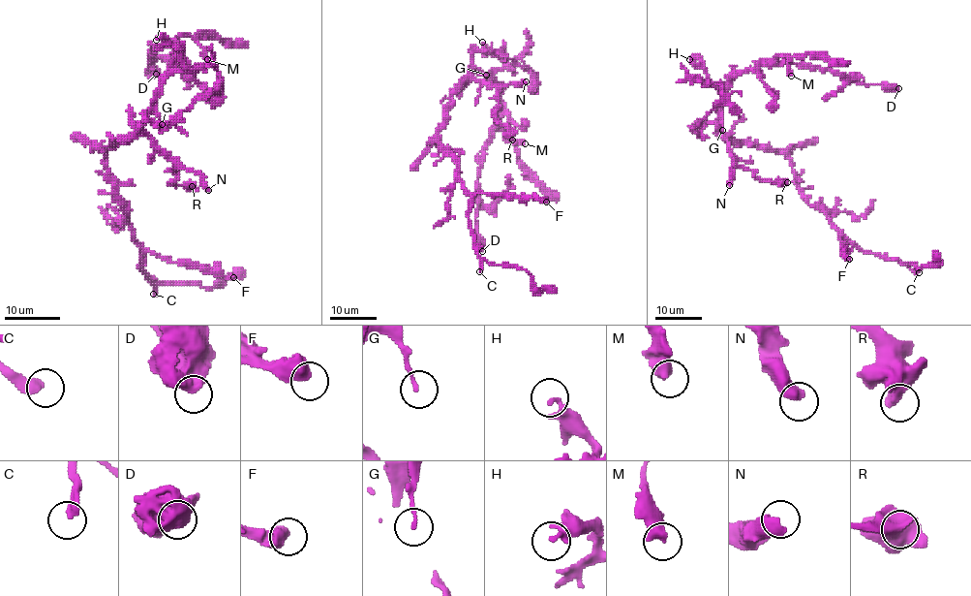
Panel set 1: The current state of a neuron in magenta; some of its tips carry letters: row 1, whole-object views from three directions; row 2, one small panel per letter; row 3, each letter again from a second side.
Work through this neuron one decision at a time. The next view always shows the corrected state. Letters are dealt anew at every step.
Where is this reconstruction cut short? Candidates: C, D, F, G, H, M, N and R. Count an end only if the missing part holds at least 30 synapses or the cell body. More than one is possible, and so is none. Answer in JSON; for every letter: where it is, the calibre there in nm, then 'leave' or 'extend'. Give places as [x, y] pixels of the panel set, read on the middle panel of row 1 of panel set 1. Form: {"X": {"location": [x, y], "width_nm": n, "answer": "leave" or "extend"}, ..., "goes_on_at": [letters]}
{"C": {"location": [479, 271], "width_nm": 360, "answer": "leave"}, "D": {"location": [482, 251], "width_nm": 650, "answer": "leave"}, "F": {"location": [546, 202], "width_nm": 600, "answer": "extend"}, "G": {"location": [486, 75], "width_nm": 140, "answer": "leave"}, "H": {"location": [482, 42], "width_nm": 240, "answer": "leave"}, "M": {"location": [525, 143], "width_nm": 550, "answer": "leave"}, "N": {"location": [526, 81], "width_nm": 550, "answer": "extend"}, "R": {"location": [512, 140], "width_nm": 650, "answer": "leave"}, "goes_on_at": ["F", "N"]}

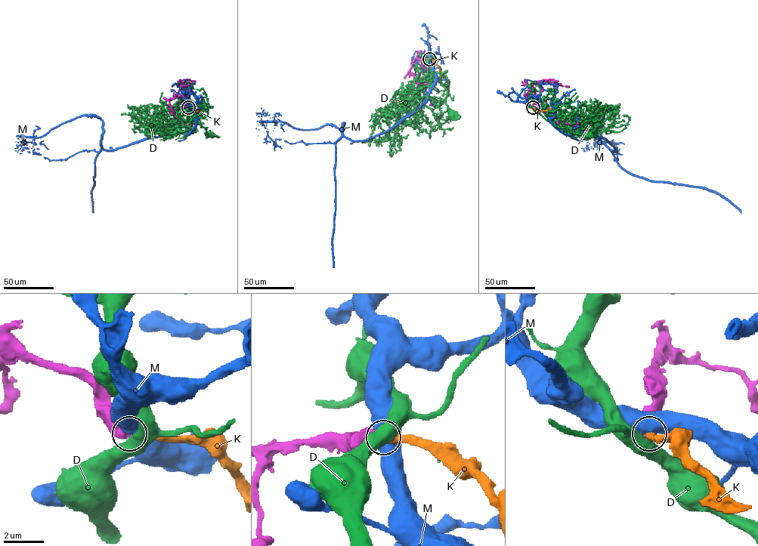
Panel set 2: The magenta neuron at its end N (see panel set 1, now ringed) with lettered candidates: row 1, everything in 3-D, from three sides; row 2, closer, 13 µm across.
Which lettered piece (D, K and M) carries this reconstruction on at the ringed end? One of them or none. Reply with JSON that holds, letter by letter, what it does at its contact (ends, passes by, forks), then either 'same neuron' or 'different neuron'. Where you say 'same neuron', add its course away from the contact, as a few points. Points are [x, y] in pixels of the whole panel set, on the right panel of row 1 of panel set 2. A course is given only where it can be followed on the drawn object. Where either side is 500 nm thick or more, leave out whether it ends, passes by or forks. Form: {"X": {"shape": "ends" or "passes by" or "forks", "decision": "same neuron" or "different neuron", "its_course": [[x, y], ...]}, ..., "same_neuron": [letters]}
{"D": {"decision": "different neuron"}, "K": {"decision": "same neuron", "its_course": [[533, 107], [539, 111], [552, 109]]}, "M": {"decision": "different neuron"}, "same_neuron": ["K"]}

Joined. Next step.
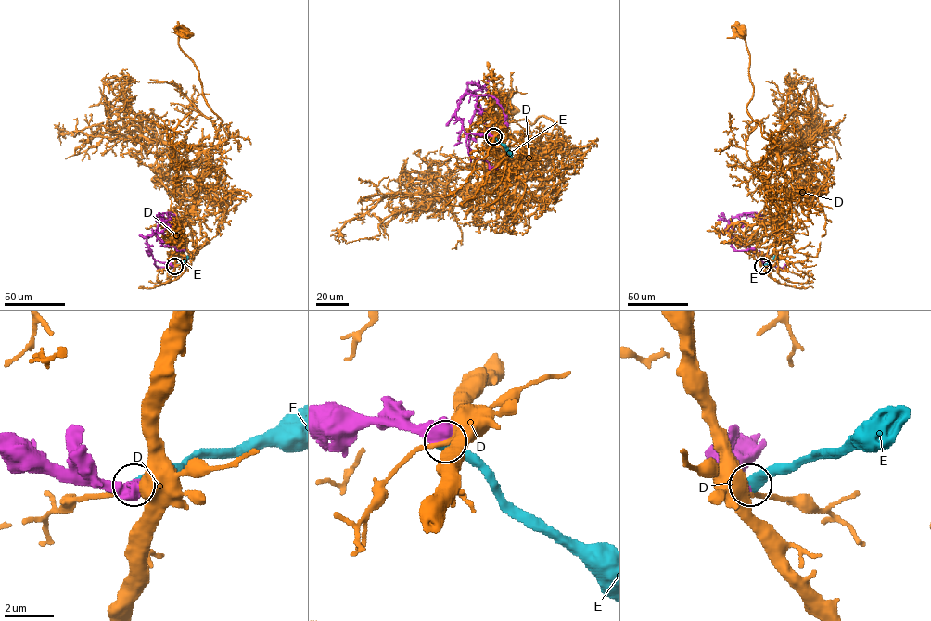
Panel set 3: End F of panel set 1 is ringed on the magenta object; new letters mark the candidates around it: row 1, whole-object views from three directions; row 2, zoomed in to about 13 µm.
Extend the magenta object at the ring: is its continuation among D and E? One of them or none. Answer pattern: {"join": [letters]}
{"join": ["E"]}

